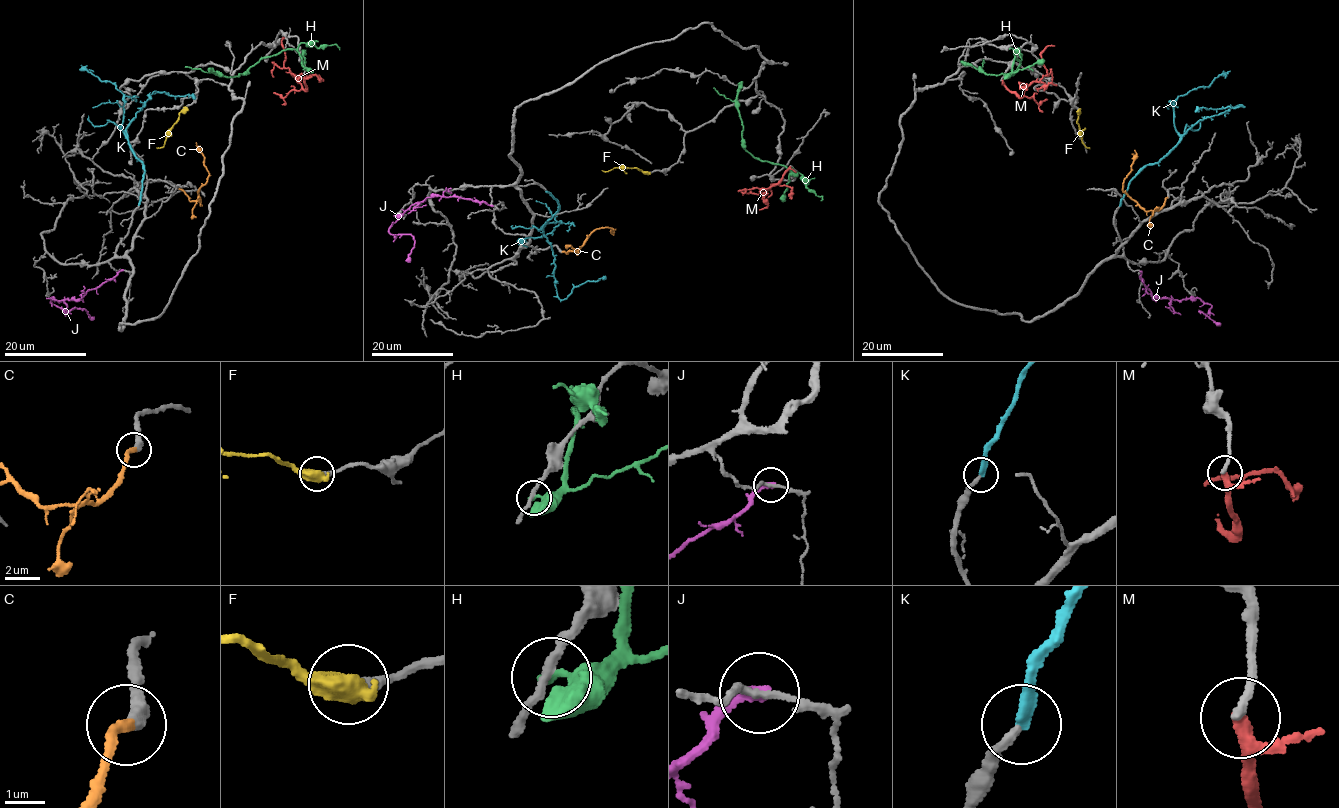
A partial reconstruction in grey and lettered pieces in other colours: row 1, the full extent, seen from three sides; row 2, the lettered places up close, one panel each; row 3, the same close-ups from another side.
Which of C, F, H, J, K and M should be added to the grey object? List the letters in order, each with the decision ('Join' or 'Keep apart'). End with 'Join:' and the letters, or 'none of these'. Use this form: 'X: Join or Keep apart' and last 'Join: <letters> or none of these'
C: Join
F: Keep apart
H: Keep apart
J: Keep apart
K: Join
M: Keep apart
Join: C, K

